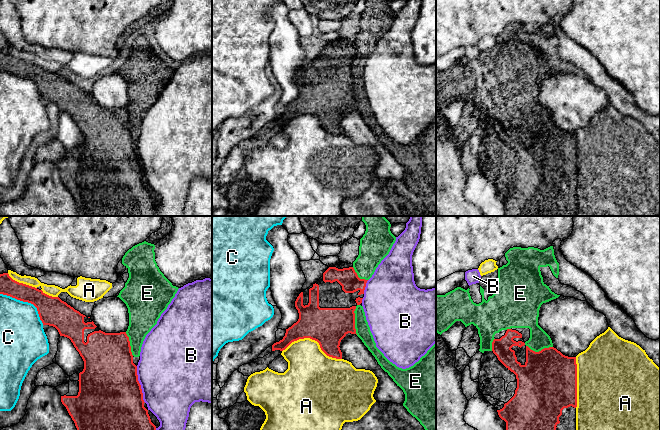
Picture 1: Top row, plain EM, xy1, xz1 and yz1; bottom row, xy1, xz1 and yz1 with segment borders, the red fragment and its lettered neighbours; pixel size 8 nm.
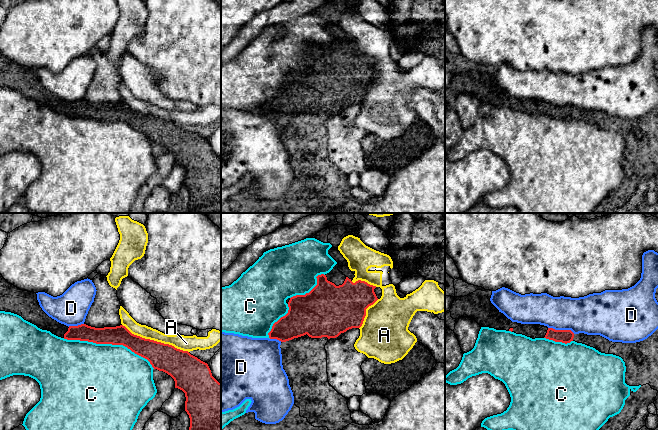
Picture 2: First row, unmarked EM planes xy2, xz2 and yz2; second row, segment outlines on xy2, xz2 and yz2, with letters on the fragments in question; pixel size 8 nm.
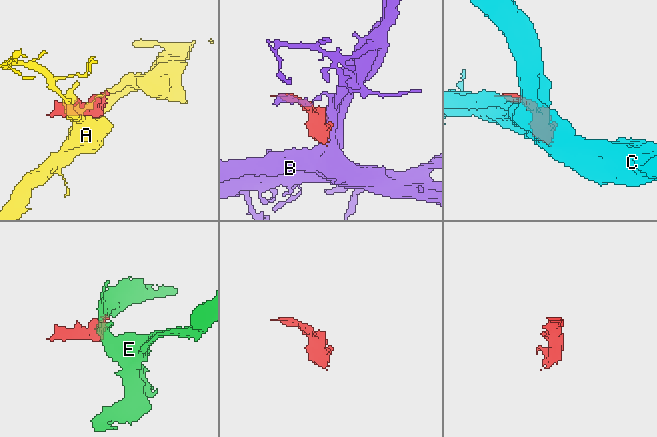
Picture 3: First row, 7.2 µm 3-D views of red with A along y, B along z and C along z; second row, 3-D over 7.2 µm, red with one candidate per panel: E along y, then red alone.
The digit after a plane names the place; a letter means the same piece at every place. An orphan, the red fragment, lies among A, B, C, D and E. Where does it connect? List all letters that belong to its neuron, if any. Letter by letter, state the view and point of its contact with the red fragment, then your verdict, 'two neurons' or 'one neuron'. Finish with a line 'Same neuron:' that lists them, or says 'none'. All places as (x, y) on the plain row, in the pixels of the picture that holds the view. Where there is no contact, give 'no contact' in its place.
A: contact xy2 (155, 117); two neurons
B: contact xy1 (139, 160); two neurons
C: contact xy2 (109, 119); two neurons
D: contact yz2 (561, 106); two neurons
E: contact xz1 (354, 95); two neurons
Same neuron: none

